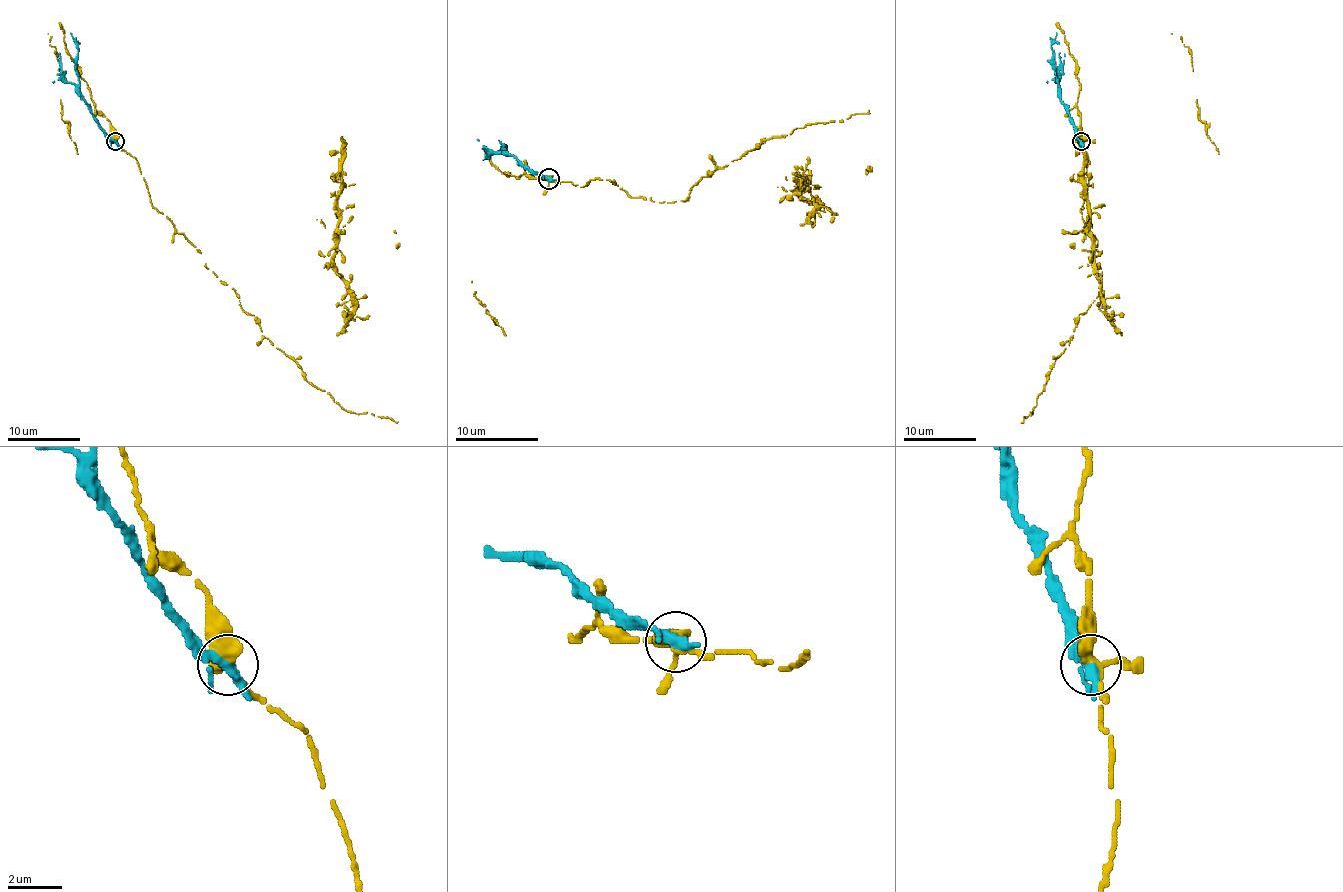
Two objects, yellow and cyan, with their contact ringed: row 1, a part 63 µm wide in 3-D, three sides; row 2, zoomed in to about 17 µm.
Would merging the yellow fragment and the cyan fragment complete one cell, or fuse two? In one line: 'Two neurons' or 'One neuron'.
Two neurons

